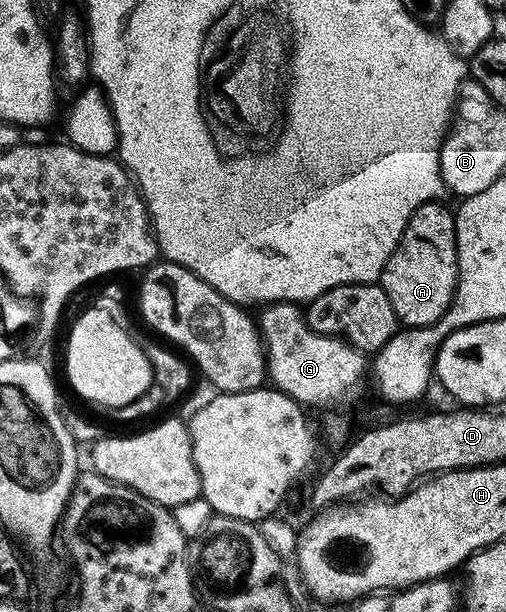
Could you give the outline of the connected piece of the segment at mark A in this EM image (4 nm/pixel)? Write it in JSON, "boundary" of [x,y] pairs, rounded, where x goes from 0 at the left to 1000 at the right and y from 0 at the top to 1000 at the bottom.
{"boundary":[[[850,327],[816,343],[789,400],[761,428],[753,462],[791,531],[840,536],[883,511],[907,464],[899,348],[889,338],[883,342],[868,327]]]}

